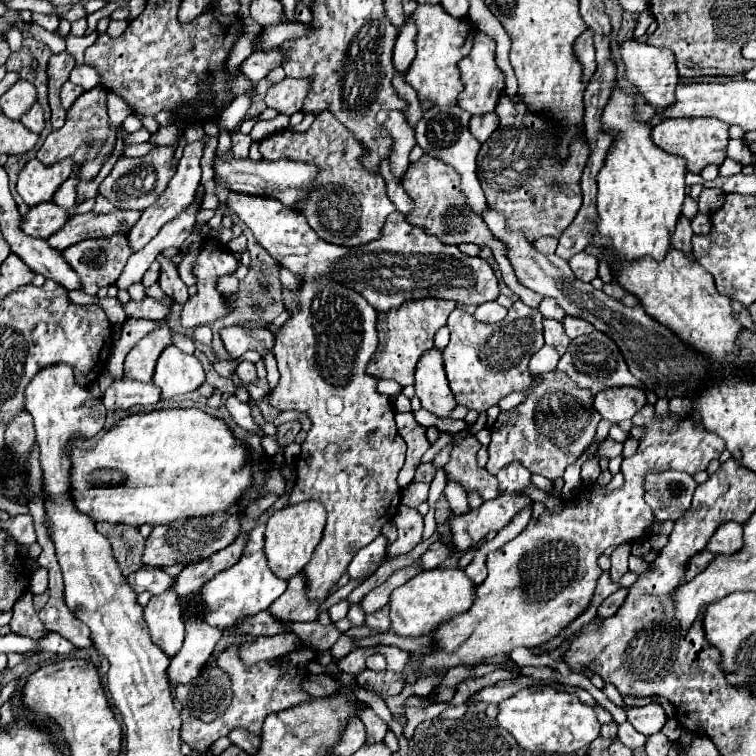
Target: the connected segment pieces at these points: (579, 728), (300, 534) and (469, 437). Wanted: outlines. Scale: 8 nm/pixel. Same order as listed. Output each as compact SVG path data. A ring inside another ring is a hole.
M522 688L518 694L502 700L498 724L508 730L516 742L530 752L548 754L574 754L586 748L600 734L594 708L580 702L574 694L556 692L552 688Z
M302 502L298 506L286 506L282 510L276 510L266 522L264 552L270 570L284 580L300 574L302 568L310 562L316 546L320 544L324 526L326 526L326 510L322 510L318 502Z
M472 432L462 436L450 450L450 460L446 462L448 480L458 480L464 490L478 490L482 498L494 498L498 492L496 476L492 476L486 468L476 464L476 452L480 450L480 442Z

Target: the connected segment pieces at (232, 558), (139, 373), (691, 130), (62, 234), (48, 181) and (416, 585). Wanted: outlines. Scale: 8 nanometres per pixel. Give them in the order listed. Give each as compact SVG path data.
M240 534L230 546L226 546L224 550L218 550L218 554L212 554L210 558L204 558L196 564L184 566L184 570L174 578L174 584L170 586L170 590L174 590L180 598L200 592L208 580L212 580L218 572L234 566L240 560L246 540L248 540L248 534Z
M162 326L150 332L148 336L144 336L126 356L124 378L138 380L138 382L150 382L158 354L170 344L172 344L172 330L168 326Z
M698 118L690 122L678 122L678 120L662 120L660 124L652 126L650 130L652 142L662 148L668 154L686 158L686 168L694 174L700 174L700 170L708 164L722 164L726 158L726 142L728 142L728 124L718 122L714 118Z
M114 210L110 214L102 214L96 216L92 212L82 214L82 216L72 216L64 228L60 228L56 234L52 234L46 242L56 248L56 250L64 250L76 242L82 242L86 238L102 238L102 236L110 236L118 230L120 222L126 222L128 228L134 226L134 222L140 218L140 210Z
M32 158L20 172L16 190L28 206L52 200L56 190L72 176L72 162L62 162L58 166L42 166Z
M450 568L422 570L390 596L392 632L396 632L398 636L426 636L440 622L450 620L460 612L466 612L472 600L474 600L474 584L462 570Z

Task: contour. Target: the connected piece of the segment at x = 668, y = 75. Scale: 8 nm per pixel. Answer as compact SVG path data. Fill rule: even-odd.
M624 40L620 44L620 54L626 70L626 80L636 86L640 96L654 106L656 110L662 110L670 104L674 104L674 88L678 84L678 72L676 72L676 60L674 54L666 48L654 48L650 44L640 44L638 40Z

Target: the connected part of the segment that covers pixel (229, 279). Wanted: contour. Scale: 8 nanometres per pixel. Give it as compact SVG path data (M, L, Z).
M233 276L219 277L216 283L216 288L221 293L234 294L238 291L239 280Z

